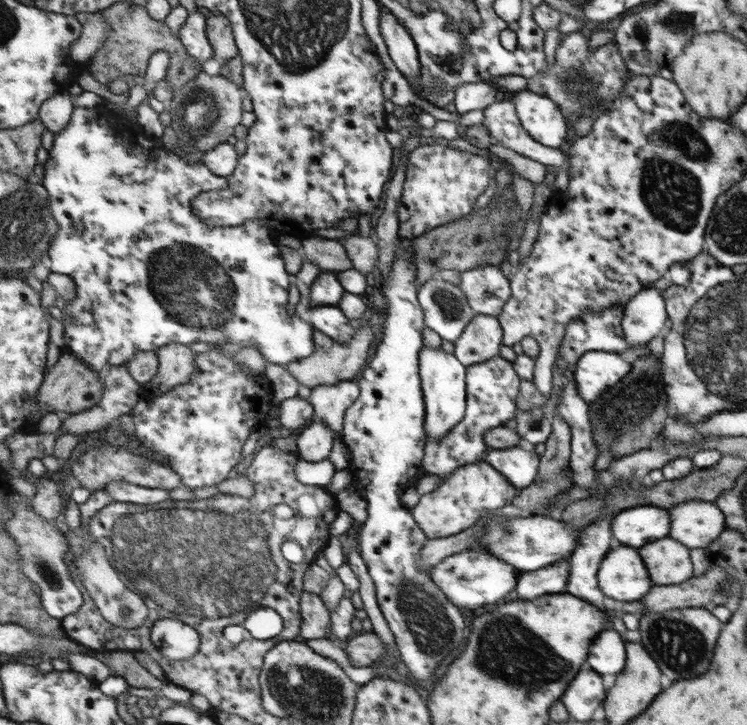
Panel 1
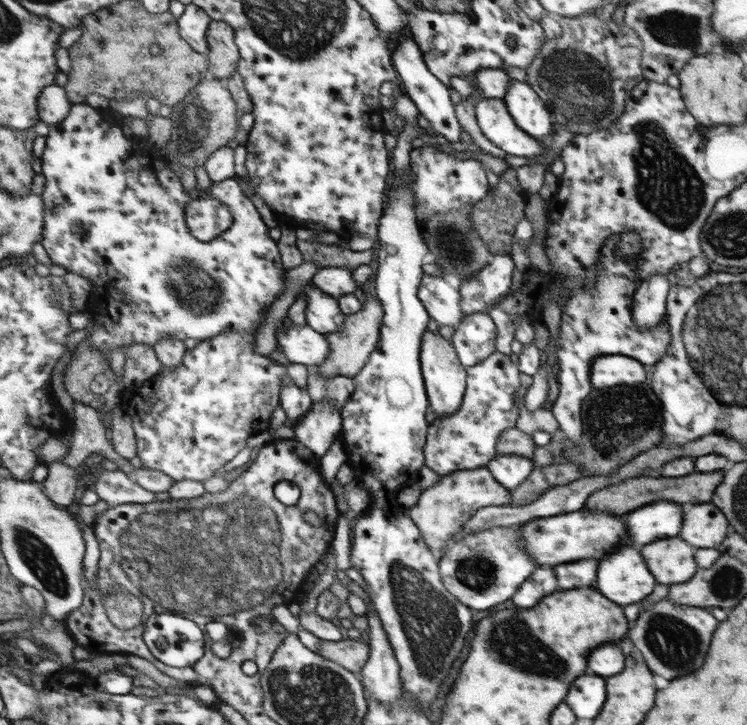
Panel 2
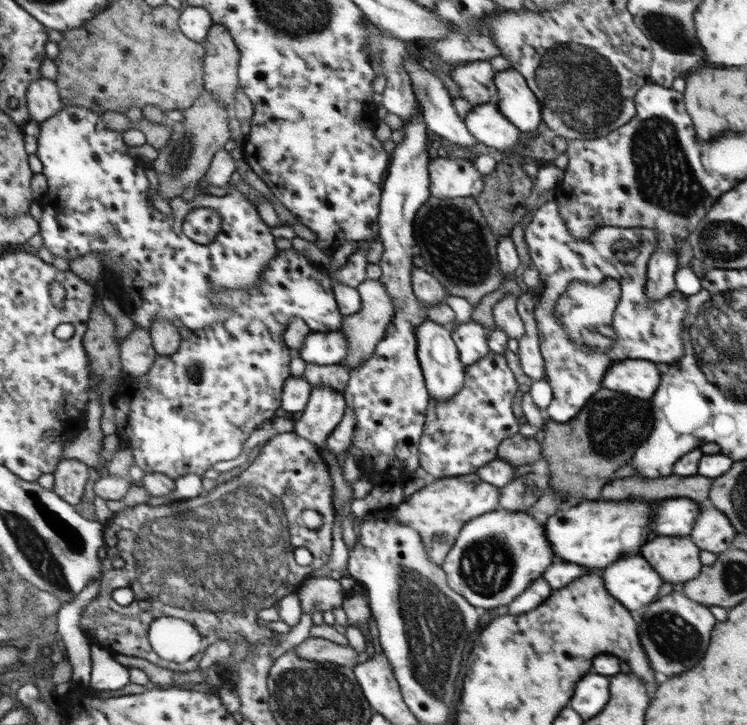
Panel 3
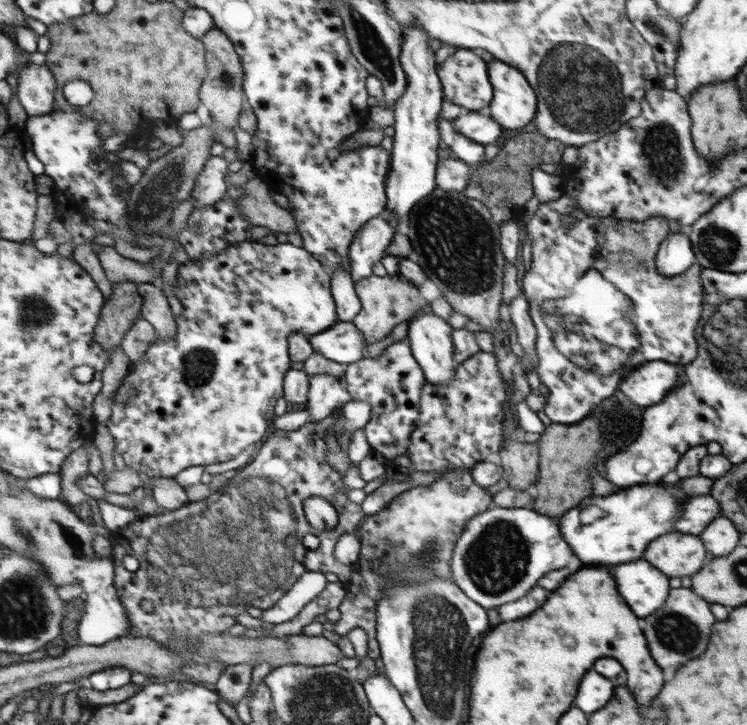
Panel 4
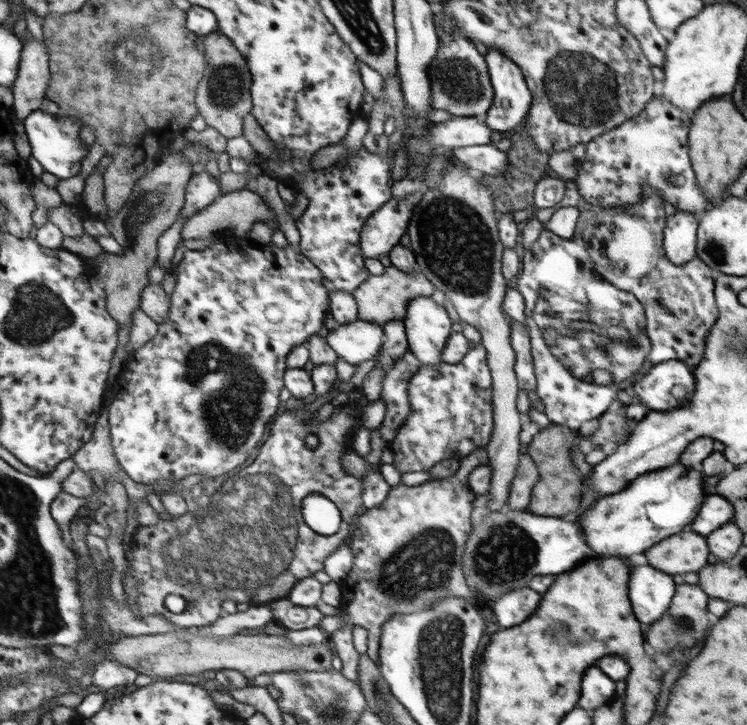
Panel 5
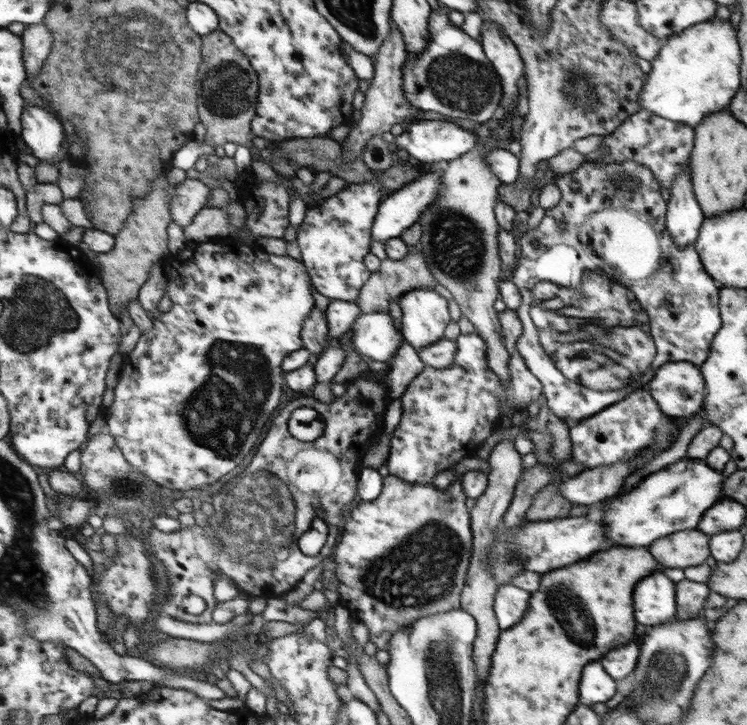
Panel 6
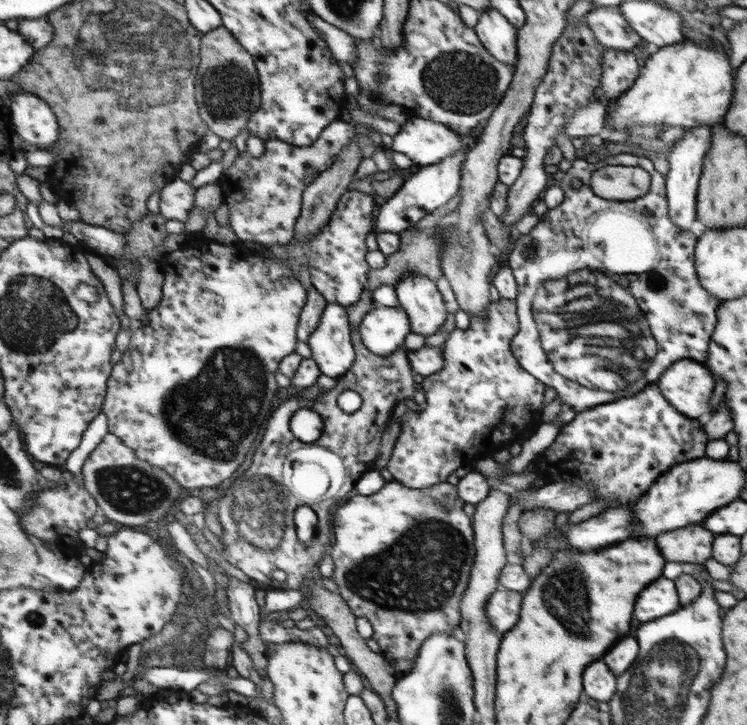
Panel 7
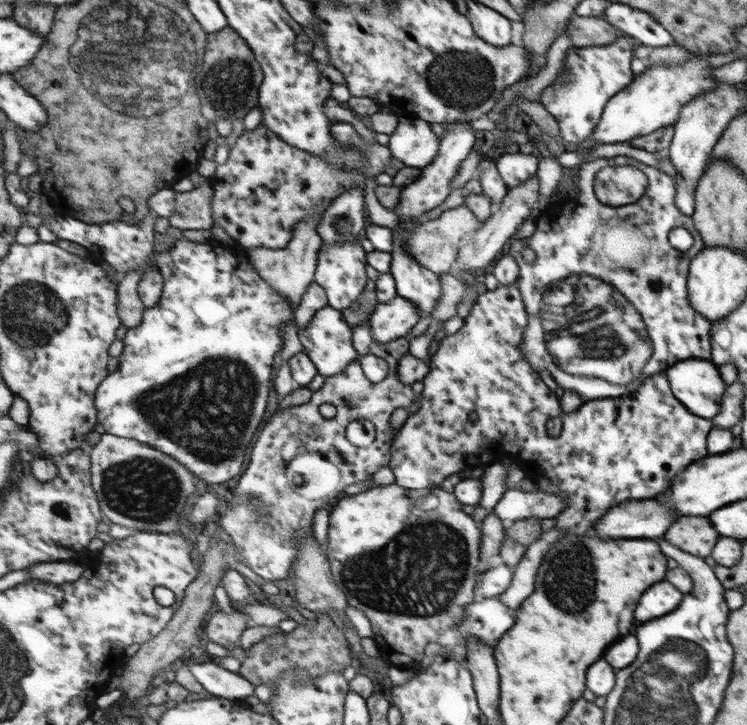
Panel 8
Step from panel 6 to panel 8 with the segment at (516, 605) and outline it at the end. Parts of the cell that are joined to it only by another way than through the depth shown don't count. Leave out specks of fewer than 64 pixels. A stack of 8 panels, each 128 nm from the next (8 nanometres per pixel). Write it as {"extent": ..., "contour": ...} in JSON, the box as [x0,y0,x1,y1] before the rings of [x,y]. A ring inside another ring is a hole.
{"extent":[458,597,516,646],"contour":[[[500,597],[482,598],[465,607],[465,618],[458,627],[462,628],[462,636],[474,635],[487,646],[496,646],[499,638],[514,626],[516,612],[500,601]]]}

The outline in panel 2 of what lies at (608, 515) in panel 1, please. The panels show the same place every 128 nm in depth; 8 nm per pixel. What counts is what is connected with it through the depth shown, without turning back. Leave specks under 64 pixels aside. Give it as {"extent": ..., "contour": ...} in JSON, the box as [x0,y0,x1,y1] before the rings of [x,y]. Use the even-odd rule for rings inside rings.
{"extent":[552,560,598,590],"contour":[[[577,560],[573,563],[558,564],[552,568],[558,578],[558,586],[564,590],[574,590],[582,586],[596,586],[598,560]]]}

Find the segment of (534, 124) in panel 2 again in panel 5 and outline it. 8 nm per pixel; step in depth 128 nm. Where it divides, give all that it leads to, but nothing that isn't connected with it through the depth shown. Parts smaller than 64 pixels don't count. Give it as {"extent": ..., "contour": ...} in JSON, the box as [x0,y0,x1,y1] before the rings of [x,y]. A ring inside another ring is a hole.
{"extent":[484,50,532,131],"contour":[[[489,50],[486,56],[496,96],[484,121],[493,131],[516,128],[526,120],[532,105],[532,94],[517,65],[501,52]]]}

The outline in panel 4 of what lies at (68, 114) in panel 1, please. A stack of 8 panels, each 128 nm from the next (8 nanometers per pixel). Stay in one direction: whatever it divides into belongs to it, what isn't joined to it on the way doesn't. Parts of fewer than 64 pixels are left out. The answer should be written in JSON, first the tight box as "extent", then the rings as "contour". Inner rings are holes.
{"extent":[18,64,59,117],"contour":[[[27,64],[20,72],[18,96],[29,117],[46,116],[59,109],[58,90],[58,81],[48,65]]]}

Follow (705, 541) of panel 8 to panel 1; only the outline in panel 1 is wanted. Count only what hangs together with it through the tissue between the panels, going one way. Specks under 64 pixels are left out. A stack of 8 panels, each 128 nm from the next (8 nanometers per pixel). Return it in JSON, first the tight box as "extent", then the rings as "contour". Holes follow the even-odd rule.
{"extent":[638,537,692,584],"contour":[[[666,537],[645,546],[646,548],[640,548],[638,552],[642,552],[642,560],[650,564],[650,576],[654,576],[654,584],[683,584],[692,576],[688,548],[684,548],[680,541]]]}

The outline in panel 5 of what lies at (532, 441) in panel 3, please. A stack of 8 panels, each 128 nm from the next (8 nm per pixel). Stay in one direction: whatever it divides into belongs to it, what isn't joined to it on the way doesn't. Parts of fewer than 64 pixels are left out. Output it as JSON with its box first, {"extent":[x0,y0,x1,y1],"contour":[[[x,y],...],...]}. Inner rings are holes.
{"extent":[505,453,539,511],"contour":[[[526,453],[522,454],[517,476],[511,486],[509,502],[505,509],[508,511],[525,511],[529,507],[534,485],[539,478],[539,470],[533,458]]]}

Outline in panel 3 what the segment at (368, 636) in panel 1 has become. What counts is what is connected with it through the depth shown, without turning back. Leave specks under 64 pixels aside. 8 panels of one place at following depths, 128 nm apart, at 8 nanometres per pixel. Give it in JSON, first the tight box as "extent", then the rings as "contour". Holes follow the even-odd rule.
{"extent":[294,637,358,668],"contour":[[[309,637],[294,648],[299,656],[312,662],[332,662],[340,666],[353,668],[358,662],[358,653],[350,646],[336,644],[325,638]]]}

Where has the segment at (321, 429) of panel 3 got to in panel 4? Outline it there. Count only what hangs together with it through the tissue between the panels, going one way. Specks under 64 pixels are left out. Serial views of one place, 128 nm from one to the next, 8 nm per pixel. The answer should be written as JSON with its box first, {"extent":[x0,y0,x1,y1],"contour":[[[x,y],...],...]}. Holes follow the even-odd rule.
{"extent":[308,374,351,423],"contour":[[[312,374],[310,376],[310,400],[308,422],[316,423],[328,416],[337,414],[338,406],[351,401],[351,396],[339,379],[330,374]]]}

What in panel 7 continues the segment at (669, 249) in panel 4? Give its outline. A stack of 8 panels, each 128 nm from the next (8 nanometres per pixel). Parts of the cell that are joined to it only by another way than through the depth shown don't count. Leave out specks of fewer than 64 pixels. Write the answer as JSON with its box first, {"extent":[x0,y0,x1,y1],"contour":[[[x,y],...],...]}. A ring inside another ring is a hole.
{"extent":[666,126,712,230],"contour":[[[698,126],[696,128],[685,129],[685,135],[682,136],[670,154],[667,160],[670,162],[670,171],[666,174],[669,192],[669,212],[670,220],[682,228],[682,230],[692,230],[693,223],[696,222],[697,210],[697,188],[699,179],[702,175],[704,155],[710,147],[712,141],[712,126]]]}

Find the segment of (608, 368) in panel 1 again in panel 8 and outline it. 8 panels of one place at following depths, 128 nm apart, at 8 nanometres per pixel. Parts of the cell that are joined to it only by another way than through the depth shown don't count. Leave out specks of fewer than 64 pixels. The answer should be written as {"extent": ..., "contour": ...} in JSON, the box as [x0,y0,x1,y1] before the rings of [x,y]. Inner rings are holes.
{"extent":[666,360,727,420],"contour":[[[712,360],[678,361],[666,370],[666,376],[674,396],[690,412],[710,420],[721,414],[727,385]]]}

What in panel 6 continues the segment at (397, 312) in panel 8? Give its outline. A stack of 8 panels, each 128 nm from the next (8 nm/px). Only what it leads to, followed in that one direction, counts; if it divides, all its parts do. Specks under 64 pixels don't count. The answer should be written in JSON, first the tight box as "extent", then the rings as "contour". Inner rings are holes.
{"extent":[351,313,405,362],"contour":[[[362,313],[351,329],[354,350],[378,362],[388,362],[397,354],[400,341],[405,342],[404,334],[388,313]]]}

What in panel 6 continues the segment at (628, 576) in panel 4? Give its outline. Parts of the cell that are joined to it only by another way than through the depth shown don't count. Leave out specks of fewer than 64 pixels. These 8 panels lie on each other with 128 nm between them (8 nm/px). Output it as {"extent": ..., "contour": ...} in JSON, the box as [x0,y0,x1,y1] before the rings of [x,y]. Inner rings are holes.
{"extent":[638,572,677,628],"contour":[[[654,572],[654,576],[646,576],[642,584],[638,584],[638,622],[640,628],[652,628],[667,622],[676,612],[677,596],[674,596],[676,584],[662,572]]]}

